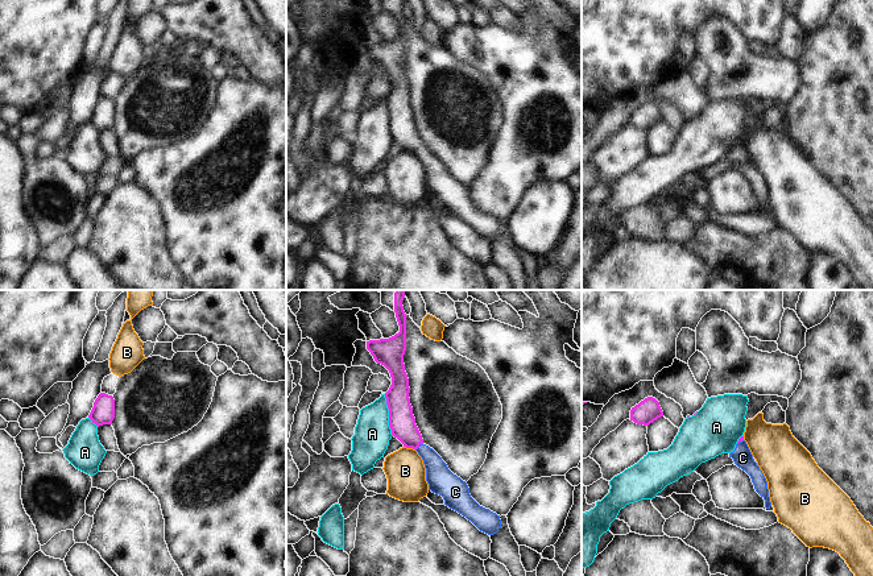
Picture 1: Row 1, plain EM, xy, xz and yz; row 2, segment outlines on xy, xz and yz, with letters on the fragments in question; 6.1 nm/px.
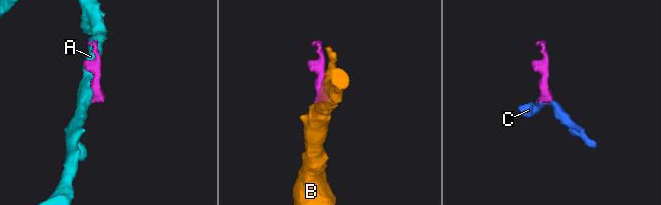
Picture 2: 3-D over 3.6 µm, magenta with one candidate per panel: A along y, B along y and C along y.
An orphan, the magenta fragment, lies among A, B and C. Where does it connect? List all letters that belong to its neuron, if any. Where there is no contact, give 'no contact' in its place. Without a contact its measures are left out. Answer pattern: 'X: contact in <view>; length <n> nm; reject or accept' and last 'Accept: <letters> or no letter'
A: contact in xz; length 260 nm; reject
B: contact in xz; length 80 nm; reject
C: contact in xz; length 60 nm; accept
Accept: C

